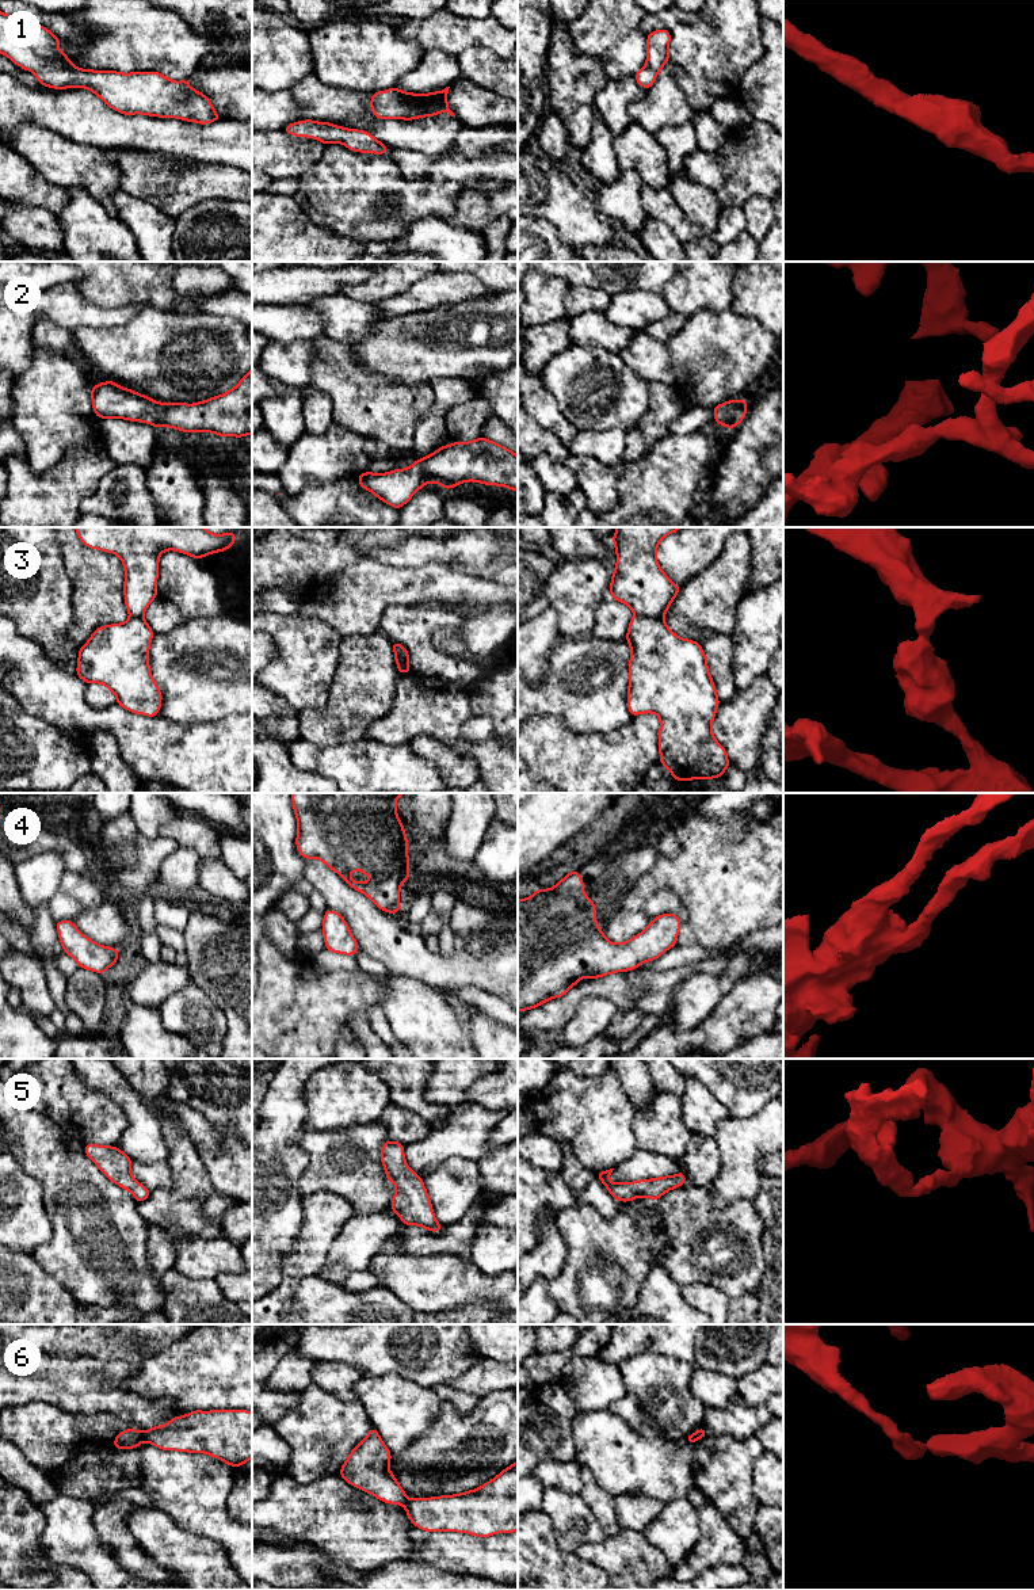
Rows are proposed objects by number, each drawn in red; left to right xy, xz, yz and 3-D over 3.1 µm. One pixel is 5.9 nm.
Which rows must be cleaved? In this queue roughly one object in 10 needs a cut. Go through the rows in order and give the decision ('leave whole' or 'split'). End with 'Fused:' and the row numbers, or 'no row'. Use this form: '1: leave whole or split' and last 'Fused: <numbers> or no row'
1: leave whole
2: leave whole
3: split
4: leave whole
5: leave whole
6: split
Fused: 3, 6

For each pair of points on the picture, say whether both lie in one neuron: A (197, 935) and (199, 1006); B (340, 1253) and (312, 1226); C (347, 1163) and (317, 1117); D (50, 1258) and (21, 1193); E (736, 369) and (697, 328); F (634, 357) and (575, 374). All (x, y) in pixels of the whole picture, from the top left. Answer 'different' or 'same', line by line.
A: different
B: different
C: different
D: different
E: same
F: different

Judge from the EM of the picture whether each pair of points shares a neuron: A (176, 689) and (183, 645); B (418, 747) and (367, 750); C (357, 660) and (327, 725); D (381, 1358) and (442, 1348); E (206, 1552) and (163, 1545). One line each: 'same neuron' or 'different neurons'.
A: same neuron
B: different neurons
C: same neuron
D: same neuron
E: same neuron

